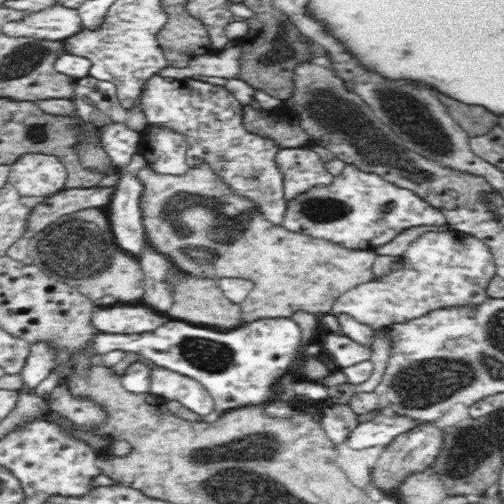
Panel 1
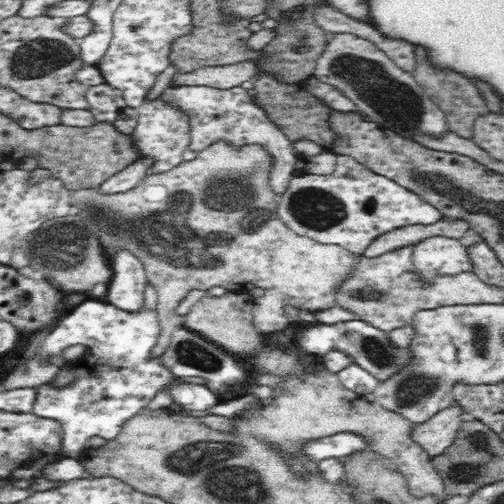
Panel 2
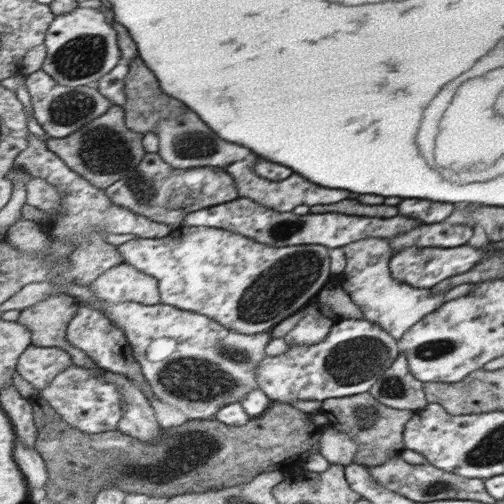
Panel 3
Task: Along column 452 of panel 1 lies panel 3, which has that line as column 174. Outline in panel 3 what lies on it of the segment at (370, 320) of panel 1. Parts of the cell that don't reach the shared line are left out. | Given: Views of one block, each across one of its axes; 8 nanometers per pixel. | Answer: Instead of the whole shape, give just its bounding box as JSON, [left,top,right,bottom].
[117,228,331,336]

